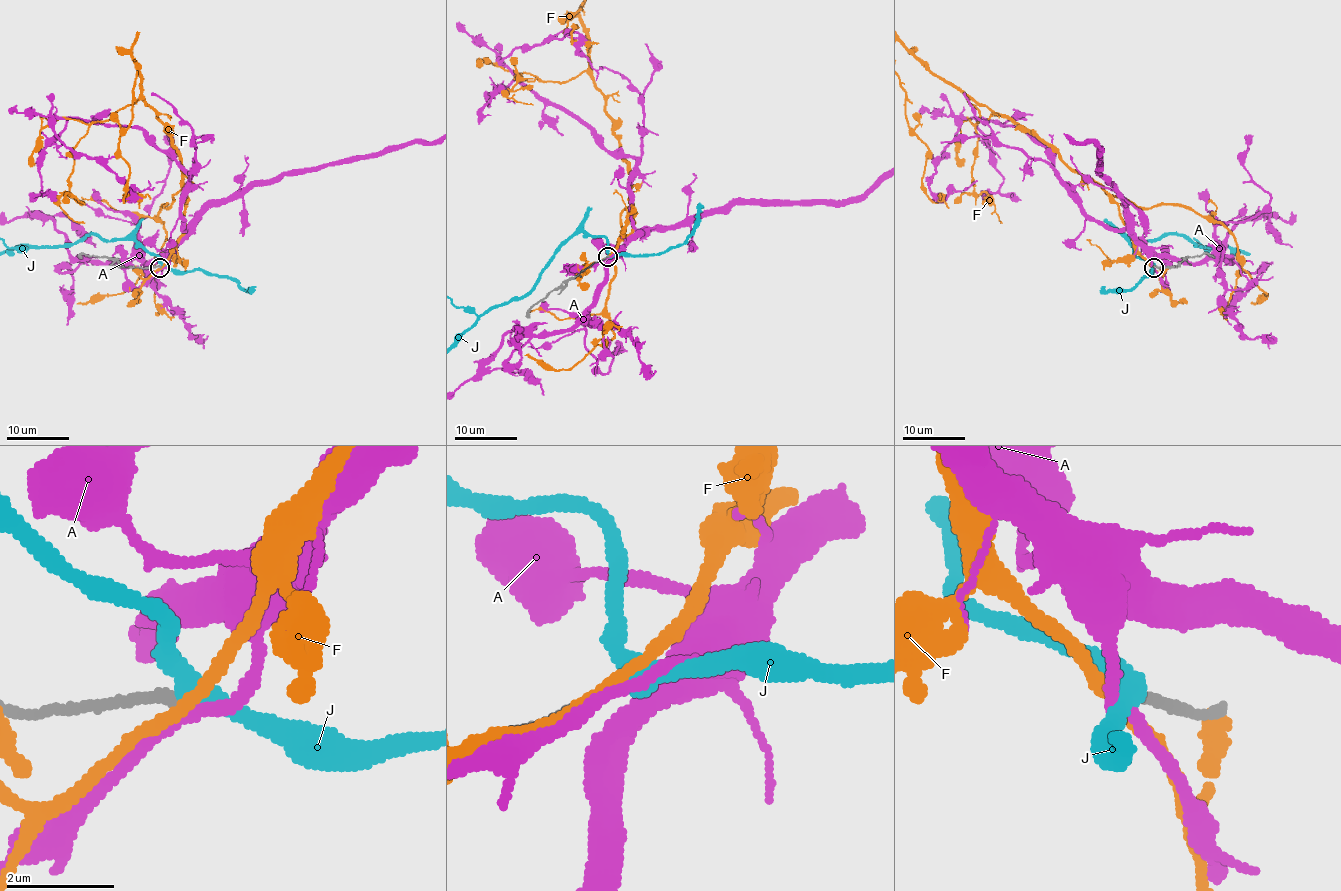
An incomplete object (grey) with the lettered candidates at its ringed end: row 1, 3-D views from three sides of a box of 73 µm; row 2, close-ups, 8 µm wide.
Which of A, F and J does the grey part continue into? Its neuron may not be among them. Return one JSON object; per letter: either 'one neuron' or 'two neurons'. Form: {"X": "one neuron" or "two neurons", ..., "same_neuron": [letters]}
{"A": "two neurons", "F": "two neurons", "J": "two neurons", "same_neuron": []}

